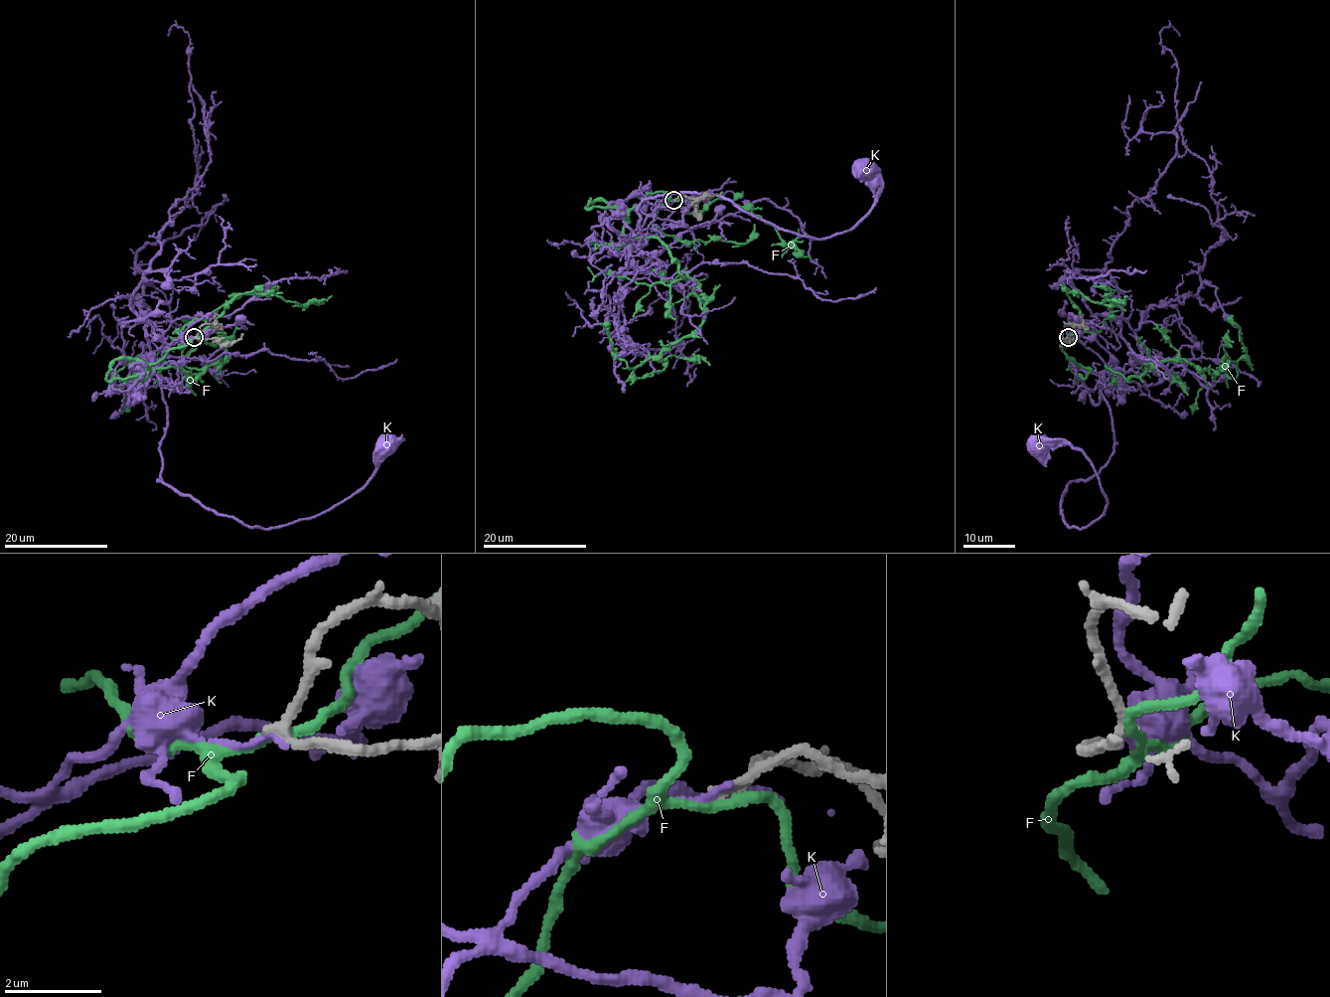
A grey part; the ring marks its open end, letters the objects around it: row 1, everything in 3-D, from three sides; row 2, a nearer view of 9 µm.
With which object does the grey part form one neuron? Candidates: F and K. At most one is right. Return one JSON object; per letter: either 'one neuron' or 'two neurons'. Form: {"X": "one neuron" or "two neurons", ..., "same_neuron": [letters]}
{"F": "two neurons", "K": "two neurons", "same_neuron": []}

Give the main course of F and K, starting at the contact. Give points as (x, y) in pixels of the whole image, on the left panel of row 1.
F: (196, 338), (144, 373), (176, 366), (195, 379), (222, 363), (134, 372), (121, 415)
K: (196, 338), (176, 339), (153, 372), (167, 408), (166, 485), (277, 528), (346, 501), (395, 443), (385, 445)

